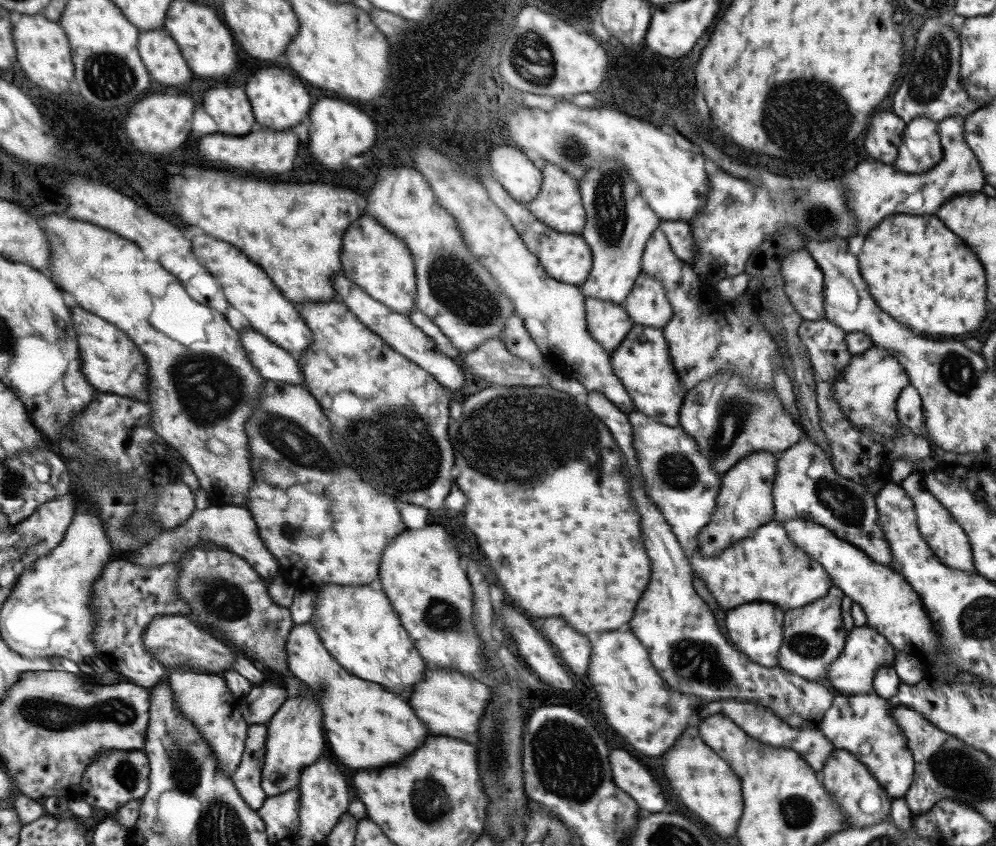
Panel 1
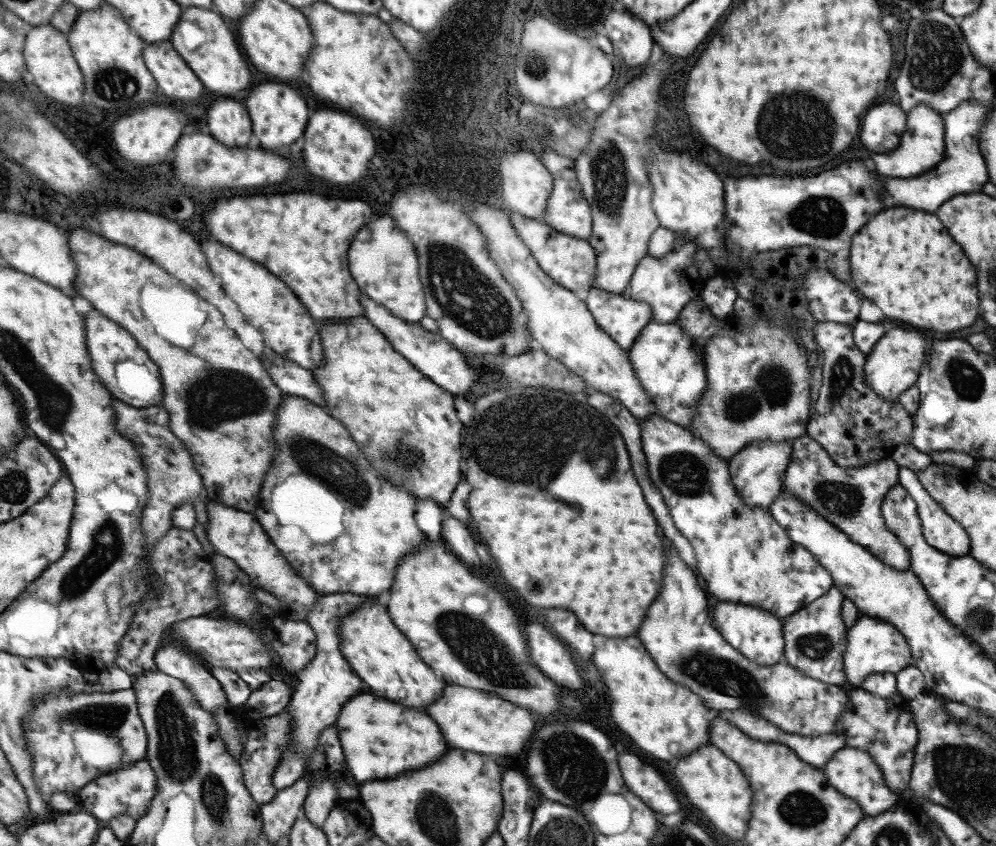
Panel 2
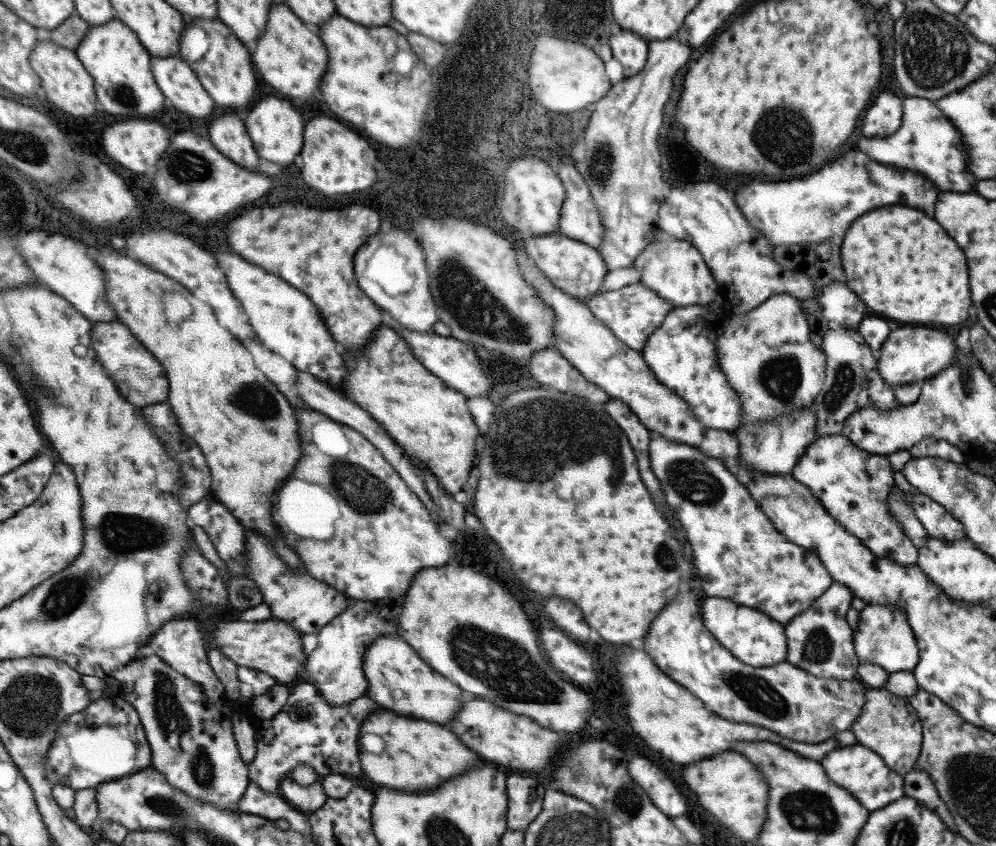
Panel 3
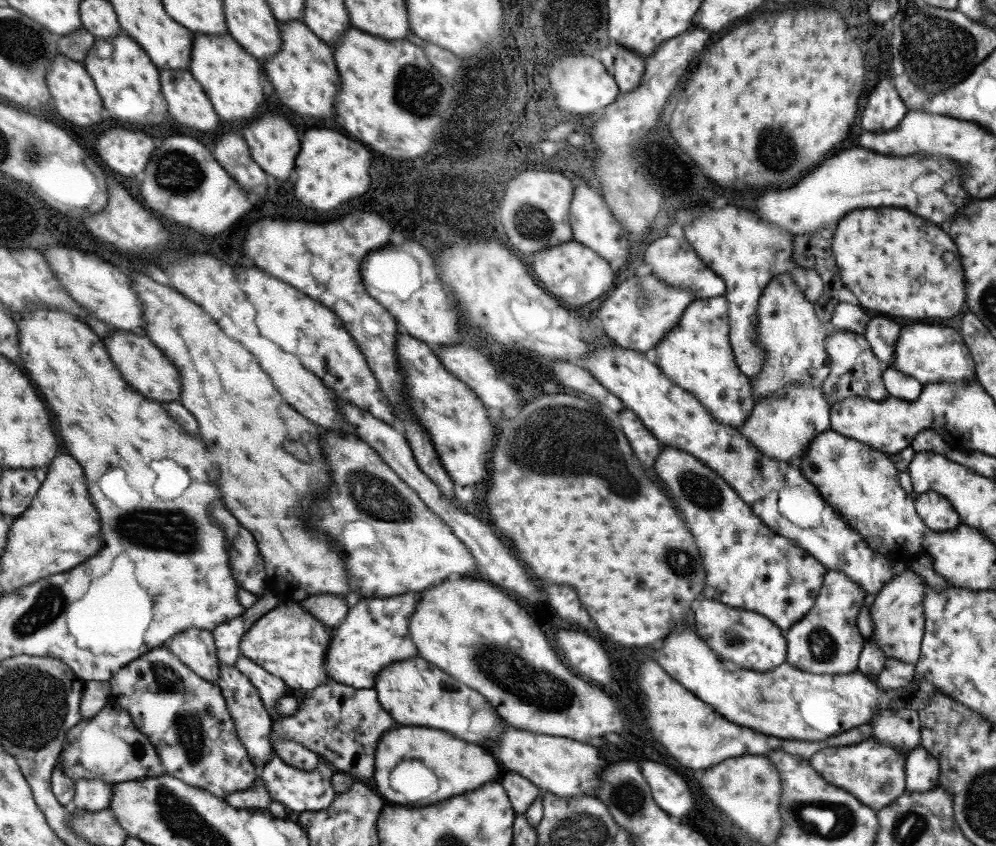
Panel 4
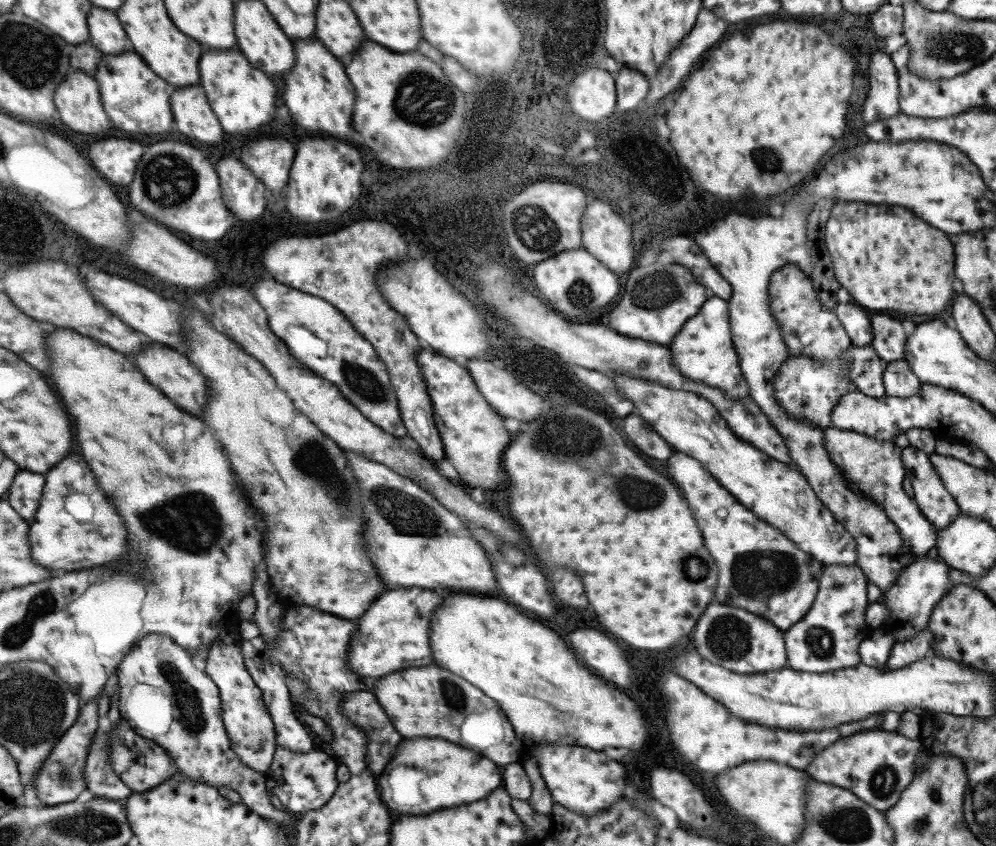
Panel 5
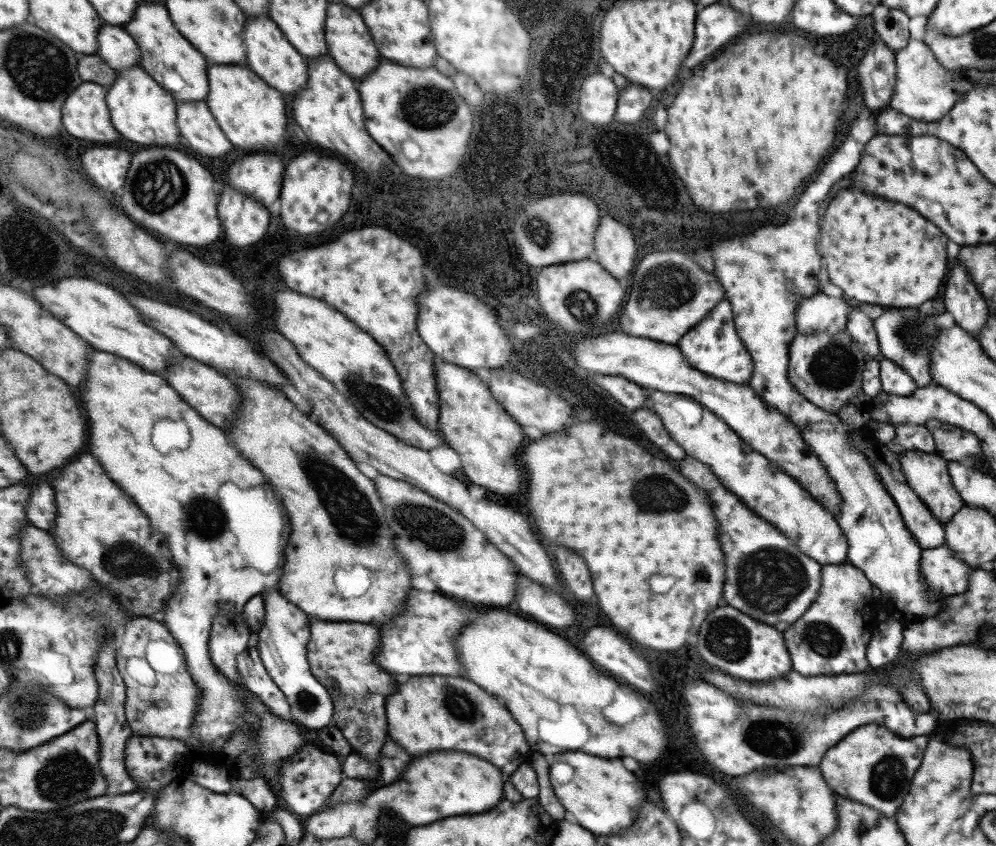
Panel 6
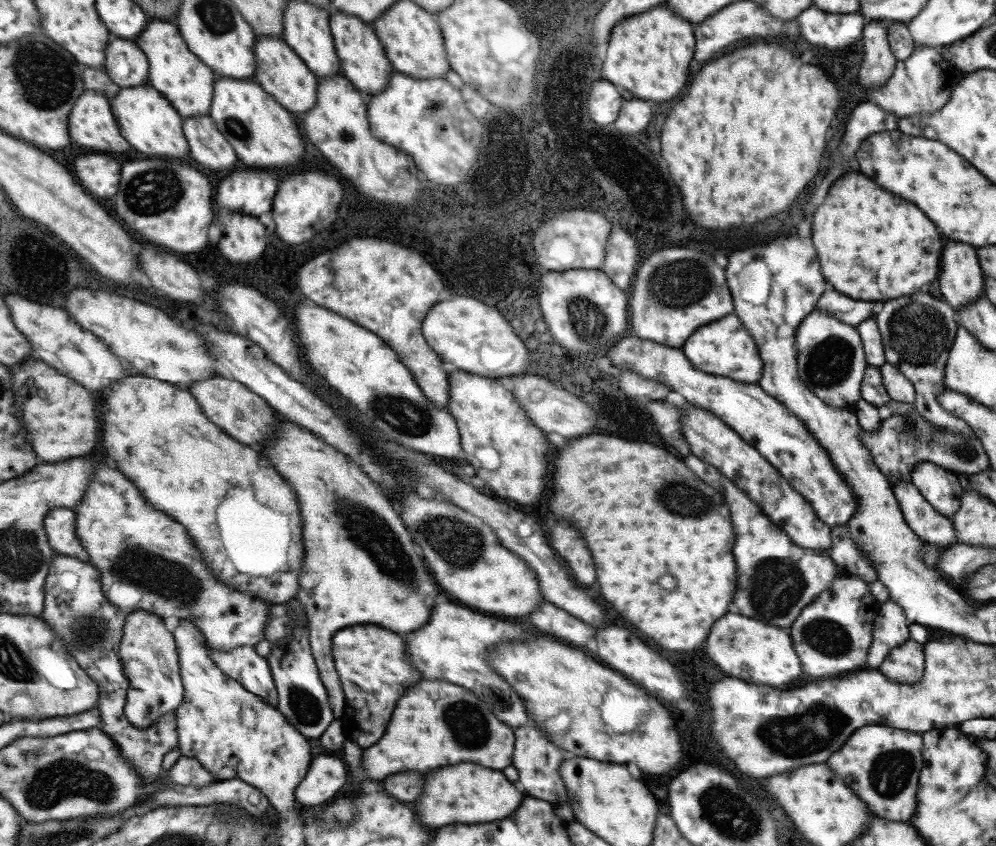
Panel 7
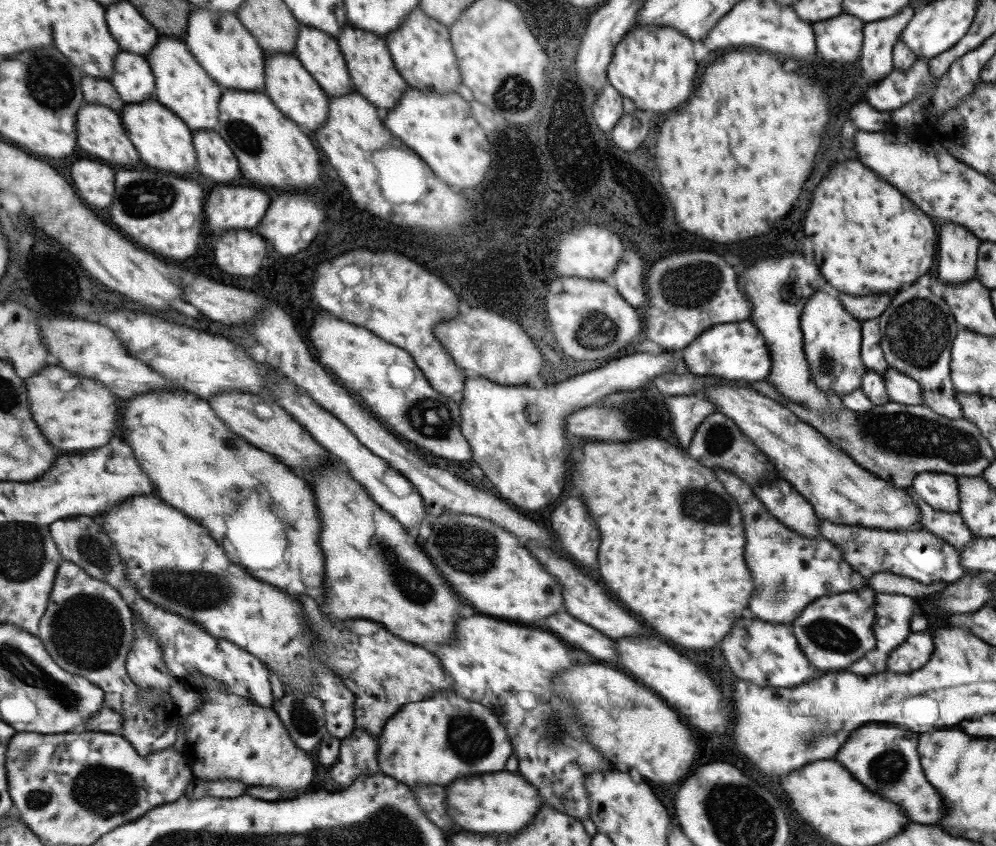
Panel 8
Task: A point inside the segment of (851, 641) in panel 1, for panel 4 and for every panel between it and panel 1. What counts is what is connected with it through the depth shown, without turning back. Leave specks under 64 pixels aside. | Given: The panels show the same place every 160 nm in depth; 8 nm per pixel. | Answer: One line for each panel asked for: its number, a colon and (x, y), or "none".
2: (872, 646)
3: (882, 637)
4: (898, 624)

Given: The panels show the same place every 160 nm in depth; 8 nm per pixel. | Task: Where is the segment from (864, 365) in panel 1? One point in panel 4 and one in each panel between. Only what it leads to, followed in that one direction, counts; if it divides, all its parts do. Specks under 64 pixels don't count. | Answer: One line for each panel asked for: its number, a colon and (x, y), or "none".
2: (892, 365)
3: (907, 355)
4: (927, 353)

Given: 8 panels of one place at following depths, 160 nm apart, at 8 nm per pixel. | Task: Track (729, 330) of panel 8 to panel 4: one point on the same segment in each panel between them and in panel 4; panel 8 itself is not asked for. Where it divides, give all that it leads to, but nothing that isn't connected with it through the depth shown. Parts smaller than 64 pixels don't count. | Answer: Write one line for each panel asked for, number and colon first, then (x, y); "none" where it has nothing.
4: (706, 368)
5: (702, 351)
6: (717, 352)
7: (724, 348)

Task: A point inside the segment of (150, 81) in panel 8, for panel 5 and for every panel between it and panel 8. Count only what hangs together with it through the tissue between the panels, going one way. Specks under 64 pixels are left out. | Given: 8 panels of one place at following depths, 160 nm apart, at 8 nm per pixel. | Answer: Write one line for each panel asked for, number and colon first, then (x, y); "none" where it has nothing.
5: (108, 34)
6: (117, 47)
7: (127, 64)

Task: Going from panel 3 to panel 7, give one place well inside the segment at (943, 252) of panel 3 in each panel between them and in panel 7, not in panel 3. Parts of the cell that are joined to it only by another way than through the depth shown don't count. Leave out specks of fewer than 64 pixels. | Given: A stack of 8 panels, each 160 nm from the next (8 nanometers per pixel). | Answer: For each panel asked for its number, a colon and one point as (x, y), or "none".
4: (881, 252)
5: (887, 259)
6: (893, 257)
7: (870, 245)

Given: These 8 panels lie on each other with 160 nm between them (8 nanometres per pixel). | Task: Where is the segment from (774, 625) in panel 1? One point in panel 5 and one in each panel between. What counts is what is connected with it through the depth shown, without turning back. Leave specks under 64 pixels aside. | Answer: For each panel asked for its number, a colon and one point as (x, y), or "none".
2: (757, 634)
3: (758, 640)
4: (745, 638)
5: (735, 639)

